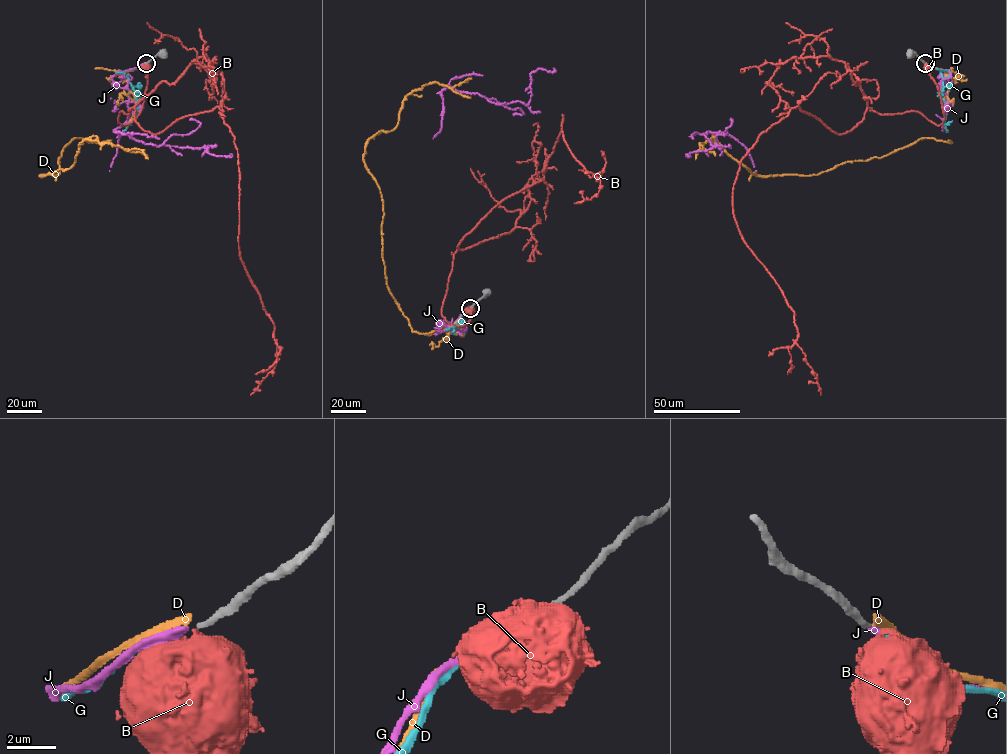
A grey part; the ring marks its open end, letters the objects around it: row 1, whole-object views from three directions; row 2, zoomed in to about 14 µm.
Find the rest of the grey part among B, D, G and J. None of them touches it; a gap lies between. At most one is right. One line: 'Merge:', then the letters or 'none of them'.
Merge: J

